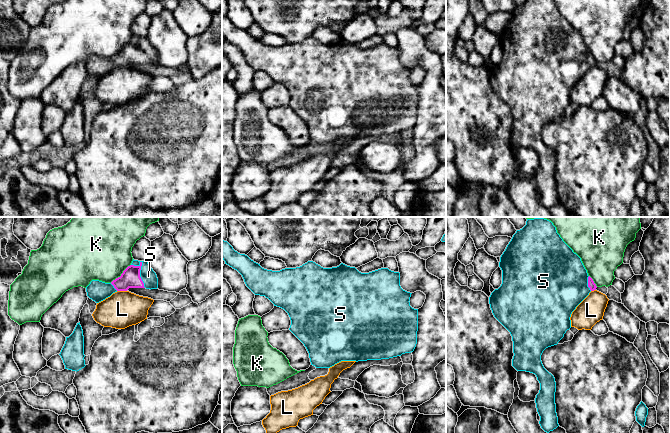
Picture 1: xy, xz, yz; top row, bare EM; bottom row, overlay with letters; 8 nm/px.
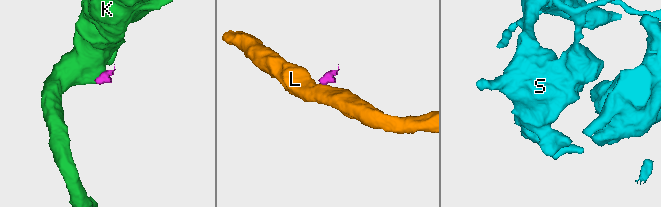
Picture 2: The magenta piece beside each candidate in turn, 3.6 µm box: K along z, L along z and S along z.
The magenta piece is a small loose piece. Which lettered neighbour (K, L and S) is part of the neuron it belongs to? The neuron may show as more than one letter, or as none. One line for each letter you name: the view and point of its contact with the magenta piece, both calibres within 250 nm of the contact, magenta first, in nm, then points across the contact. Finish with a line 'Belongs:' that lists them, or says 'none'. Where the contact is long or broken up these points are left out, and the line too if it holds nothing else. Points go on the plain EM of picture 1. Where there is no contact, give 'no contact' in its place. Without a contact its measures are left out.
S: contact xy (139, 49); calibres 160 and 120 nm; way xy (130, 54), (139, 49), (148, 52)
Belongs: S

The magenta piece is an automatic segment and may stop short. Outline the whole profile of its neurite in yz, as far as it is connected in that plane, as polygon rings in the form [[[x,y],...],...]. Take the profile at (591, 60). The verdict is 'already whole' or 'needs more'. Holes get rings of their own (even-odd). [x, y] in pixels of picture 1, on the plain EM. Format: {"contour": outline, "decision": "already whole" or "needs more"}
{"contour": [[[526,0],[517,6],[500,33],[499,43],[502,46],[502,60],[491,69],[490,84],[494,93],[512,112],[512,142],[517,147],[535,150],[540,159],[535,179],[540,192],[539,200],[549,209],[559,202],[555,180],[556,158],[554,152],[544,144],[541,131],[546,124],[557,121],[564,113],[566,107],[571,104],[572,88],[597,62],[588,51],[581,34],[563,17],[553,0]]], "decision": "needs more"}

